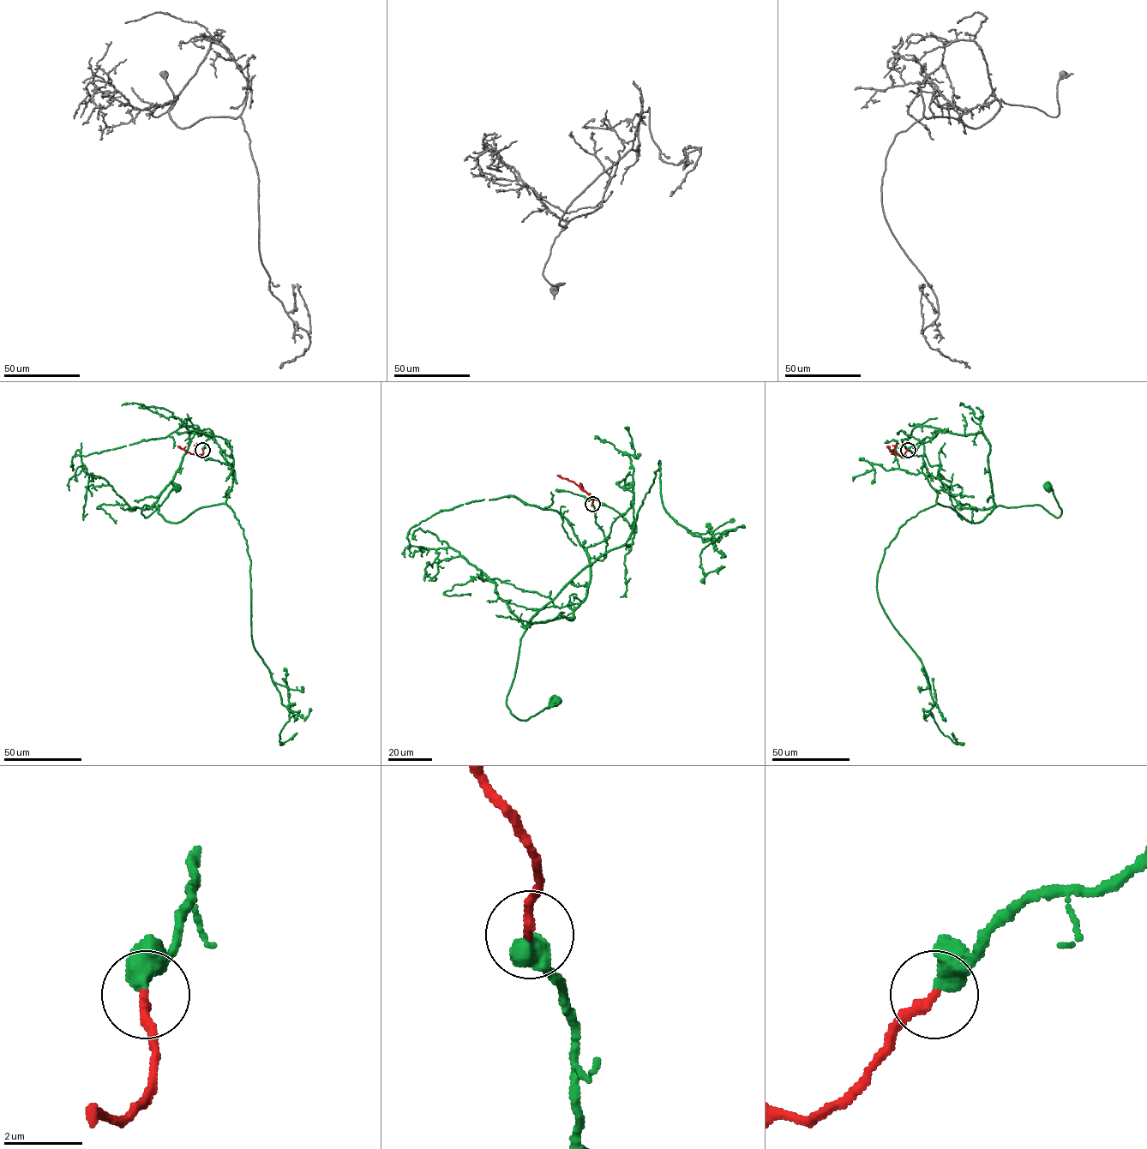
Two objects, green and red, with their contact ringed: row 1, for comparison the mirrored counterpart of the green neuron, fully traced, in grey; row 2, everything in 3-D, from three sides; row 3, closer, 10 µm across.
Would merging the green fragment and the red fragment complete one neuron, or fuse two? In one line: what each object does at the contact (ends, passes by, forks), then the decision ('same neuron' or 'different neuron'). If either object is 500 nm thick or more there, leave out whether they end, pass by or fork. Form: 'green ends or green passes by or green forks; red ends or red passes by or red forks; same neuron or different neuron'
same neuron

